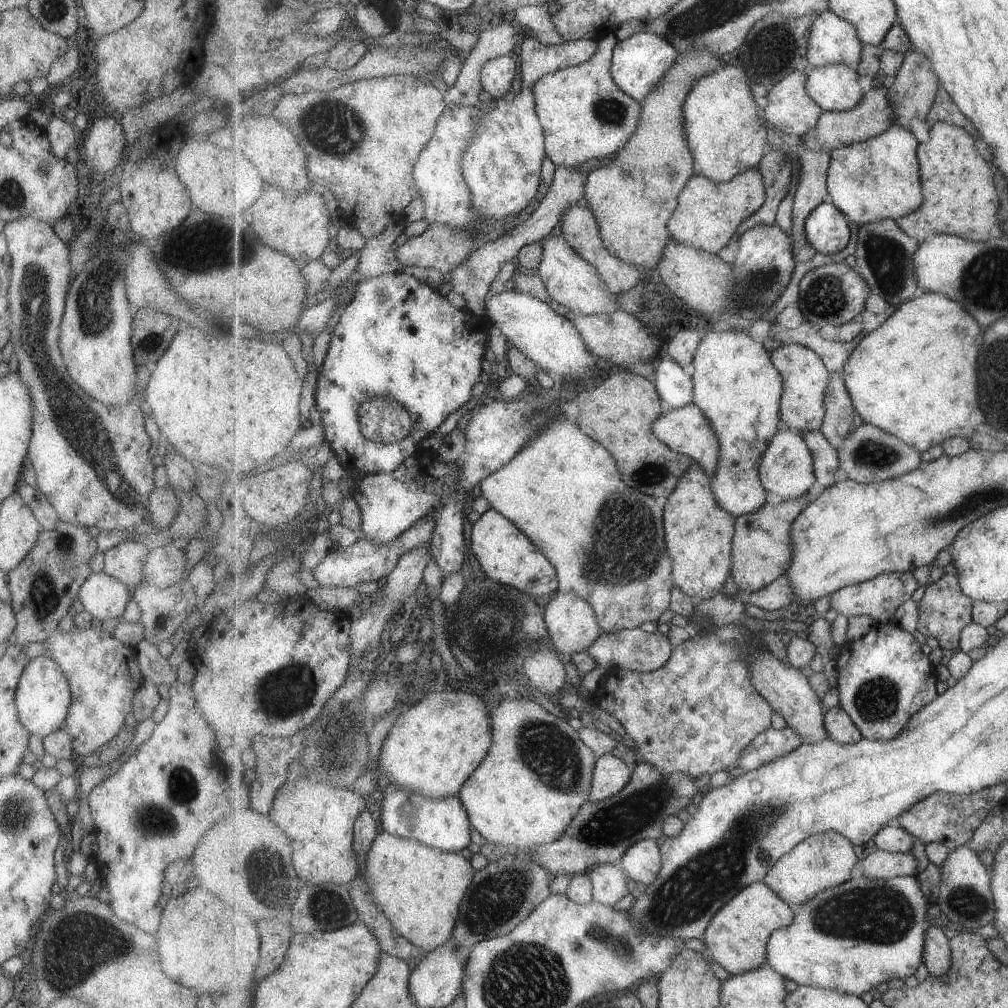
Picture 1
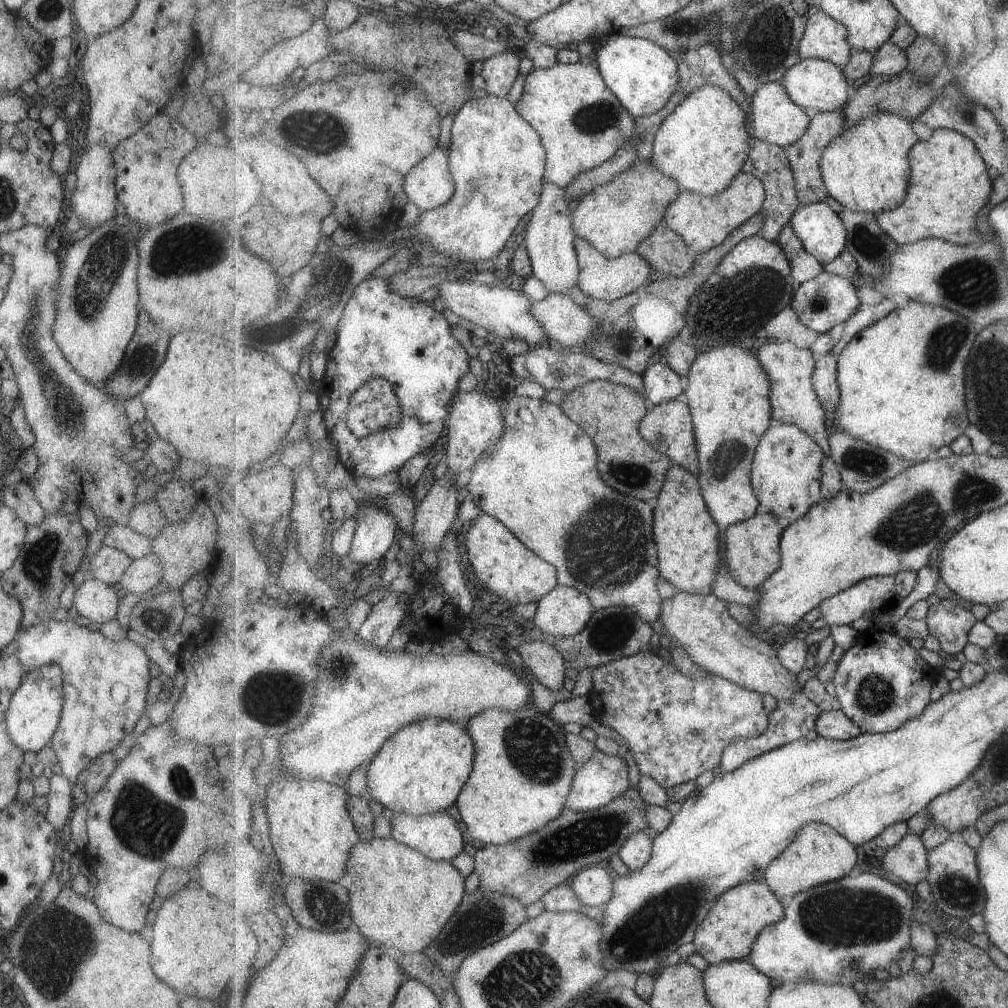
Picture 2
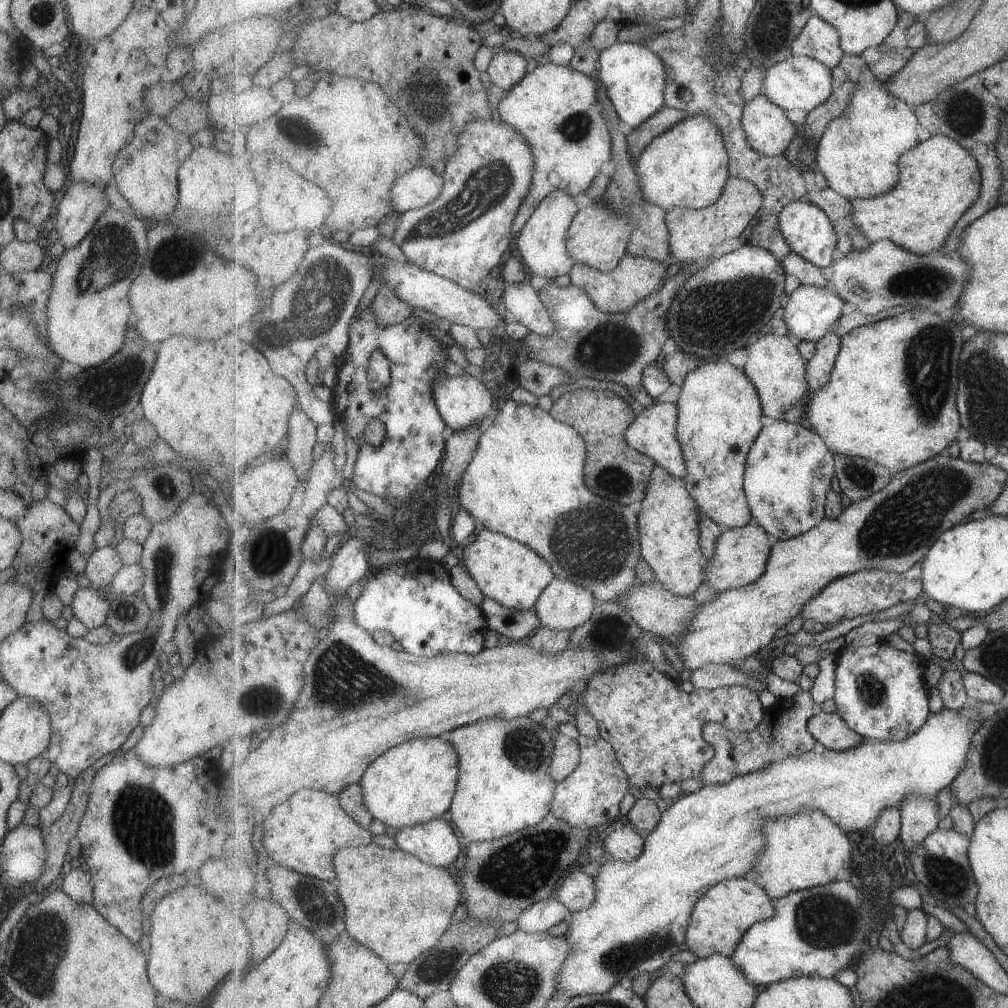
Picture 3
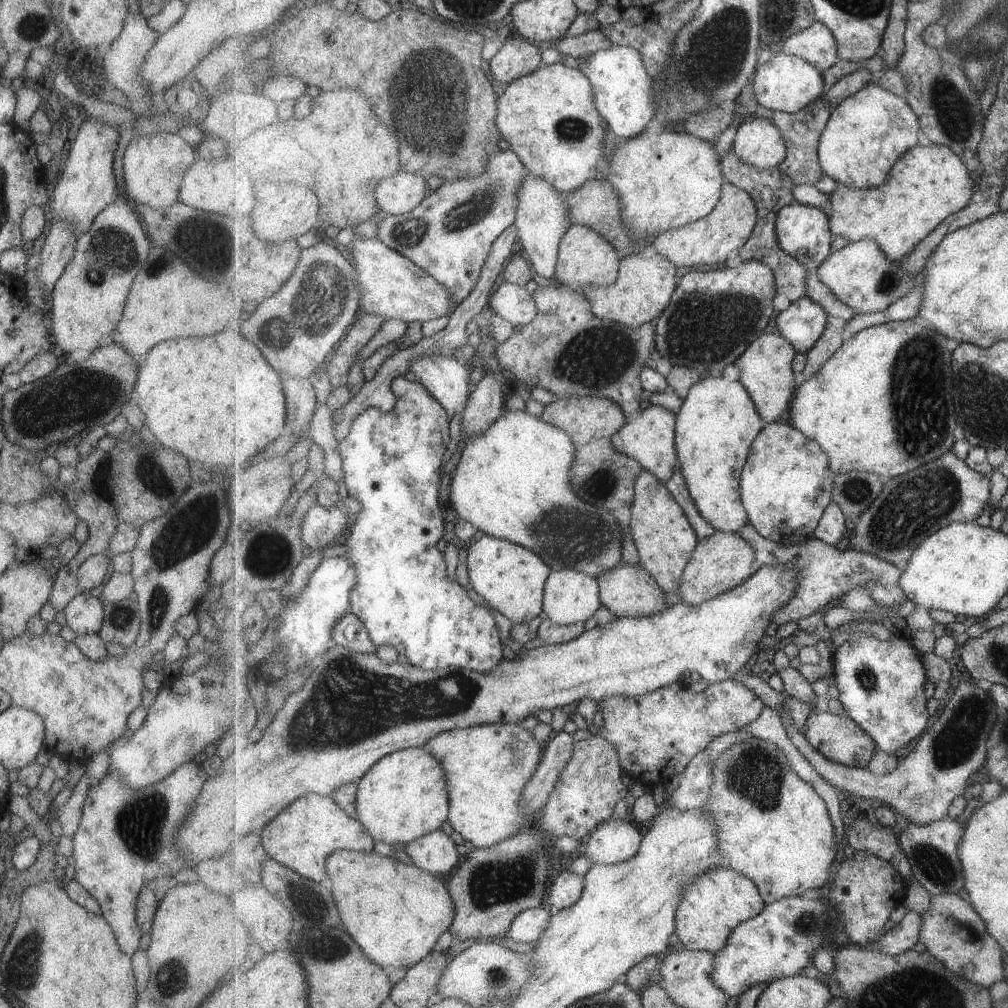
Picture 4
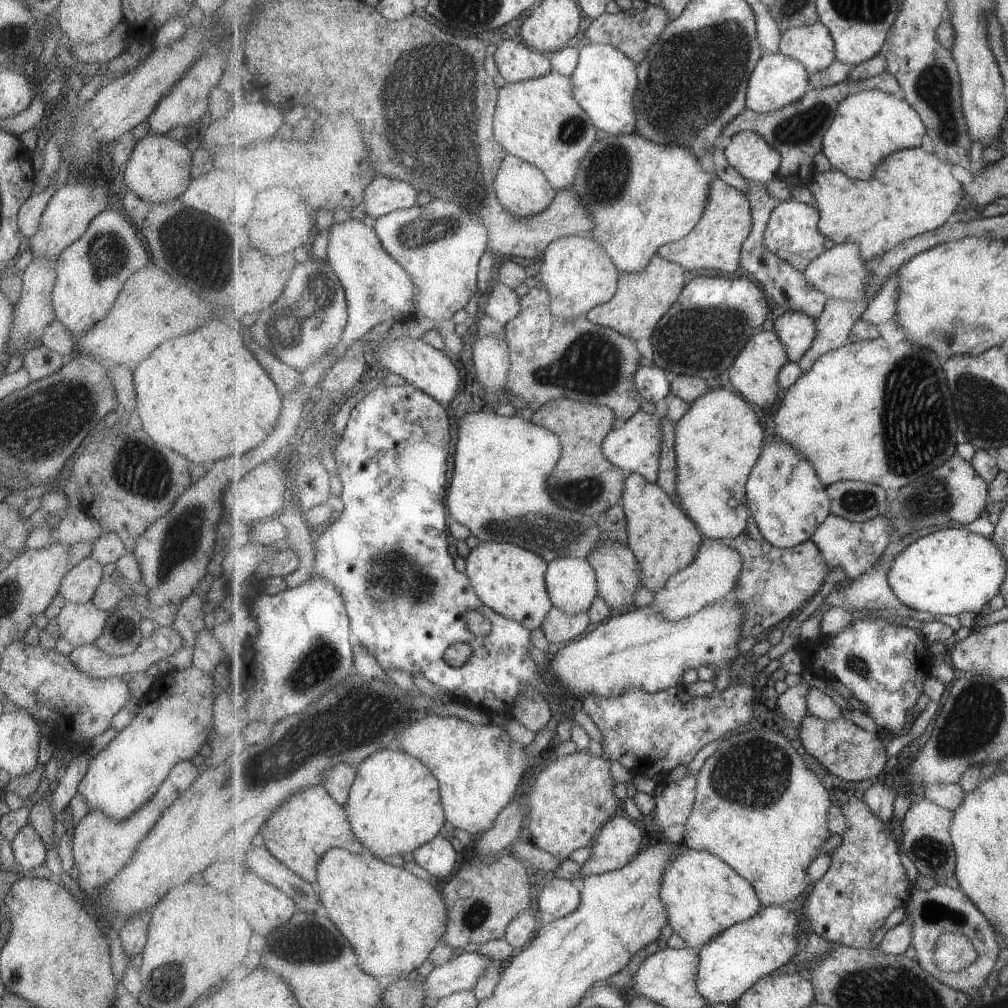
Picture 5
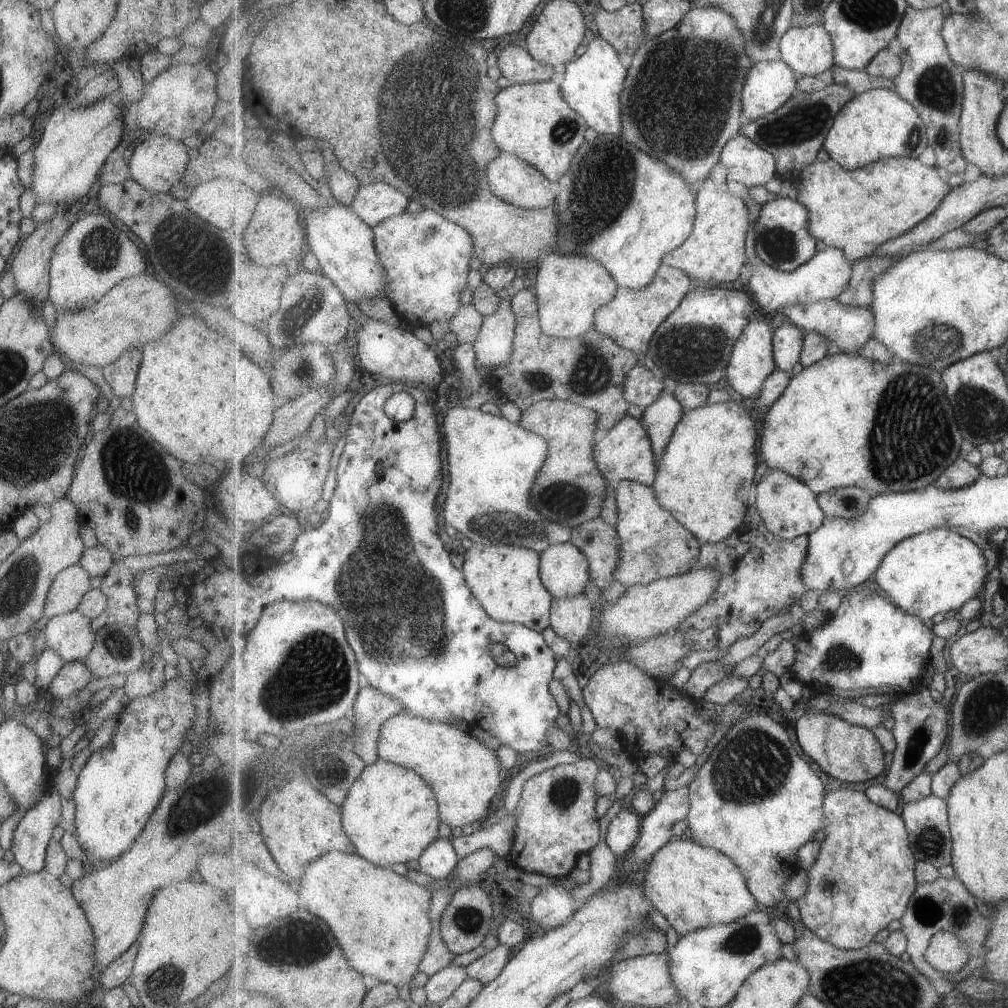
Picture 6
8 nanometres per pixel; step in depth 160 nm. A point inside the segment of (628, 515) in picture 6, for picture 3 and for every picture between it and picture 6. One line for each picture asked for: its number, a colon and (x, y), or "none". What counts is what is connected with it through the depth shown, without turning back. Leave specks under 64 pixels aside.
3: (668, 523)
4: (666, 539)
5: (665, 541)

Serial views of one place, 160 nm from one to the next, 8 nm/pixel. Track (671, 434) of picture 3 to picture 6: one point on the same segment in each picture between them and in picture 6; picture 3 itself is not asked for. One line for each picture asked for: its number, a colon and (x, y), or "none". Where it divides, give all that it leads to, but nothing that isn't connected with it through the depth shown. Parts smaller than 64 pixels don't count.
4: (650, 438)
5: (636, 447)
6: (626, 452)

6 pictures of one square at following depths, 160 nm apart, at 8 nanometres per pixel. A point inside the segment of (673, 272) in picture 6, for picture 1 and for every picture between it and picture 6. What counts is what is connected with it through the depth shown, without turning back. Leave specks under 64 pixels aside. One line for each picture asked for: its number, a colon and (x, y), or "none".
1: (580, 226)
2: (609, 280)
3: (636, 278)
4: (645, 286)
5: (643, 298)

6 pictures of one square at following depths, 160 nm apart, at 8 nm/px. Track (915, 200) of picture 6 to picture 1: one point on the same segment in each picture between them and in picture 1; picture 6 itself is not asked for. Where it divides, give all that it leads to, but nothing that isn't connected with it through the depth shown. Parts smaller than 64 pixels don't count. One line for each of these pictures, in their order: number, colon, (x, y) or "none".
1: (962, 194)
2: (950, 185)
3: (940, 180)
4: (928, 184)
5: (912, 191)

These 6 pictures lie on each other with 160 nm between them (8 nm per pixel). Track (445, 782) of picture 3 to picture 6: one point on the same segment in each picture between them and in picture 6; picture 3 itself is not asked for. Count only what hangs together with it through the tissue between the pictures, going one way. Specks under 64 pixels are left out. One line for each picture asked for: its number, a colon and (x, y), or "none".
4: (405, 795)
5: (395, 806)
6: (391, 813)

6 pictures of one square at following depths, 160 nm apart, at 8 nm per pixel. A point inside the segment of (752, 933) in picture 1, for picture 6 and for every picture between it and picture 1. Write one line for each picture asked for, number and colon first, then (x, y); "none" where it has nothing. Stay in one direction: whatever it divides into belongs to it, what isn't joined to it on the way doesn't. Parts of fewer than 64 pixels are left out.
2: (729, 932)
3: (721, 918)
4: (713, 905)
5: (704, 896)
6: (694, 887)

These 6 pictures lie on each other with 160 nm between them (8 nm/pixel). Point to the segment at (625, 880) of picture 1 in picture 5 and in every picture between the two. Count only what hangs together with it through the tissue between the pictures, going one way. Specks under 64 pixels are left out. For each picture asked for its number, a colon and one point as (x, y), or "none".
2: (594, 885)
3: (577, 890)
4: (567, 889)
5: (560, 897)

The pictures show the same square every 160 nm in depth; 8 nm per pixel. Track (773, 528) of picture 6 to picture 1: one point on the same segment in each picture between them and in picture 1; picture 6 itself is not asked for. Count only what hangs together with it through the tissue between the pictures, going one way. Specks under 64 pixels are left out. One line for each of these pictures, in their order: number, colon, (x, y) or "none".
1: (787, 468)
2: (787, 473)
3: (790, 470)
4: (788, 483)
5: (787, 497)

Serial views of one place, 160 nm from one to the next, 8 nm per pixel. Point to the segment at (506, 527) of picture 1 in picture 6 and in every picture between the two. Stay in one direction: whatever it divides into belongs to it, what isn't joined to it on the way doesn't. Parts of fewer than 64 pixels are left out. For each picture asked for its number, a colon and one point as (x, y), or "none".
2: (508, 568)
3: (511, 573)
4: (511, 578)
5: (510, 579)
6: (507, 579)

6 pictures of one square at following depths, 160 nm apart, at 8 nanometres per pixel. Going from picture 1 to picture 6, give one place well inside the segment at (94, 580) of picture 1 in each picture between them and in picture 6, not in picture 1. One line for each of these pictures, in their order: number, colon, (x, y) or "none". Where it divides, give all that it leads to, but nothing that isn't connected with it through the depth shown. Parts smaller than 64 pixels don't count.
2: (97, 602)
3: (88, 606)
4: (83, 613)
5: (79, 623)
6: (70, 635)

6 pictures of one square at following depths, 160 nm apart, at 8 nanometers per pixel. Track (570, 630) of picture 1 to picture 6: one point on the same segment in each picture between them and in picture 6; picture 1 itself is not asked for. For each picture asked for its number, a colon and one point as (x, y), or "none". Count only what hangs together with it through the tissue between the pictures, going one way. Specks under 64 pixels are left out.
2: (565, 611)
3: (564, 605)
4: (570, 596)
5: (572, 582)
6: (565, 569)

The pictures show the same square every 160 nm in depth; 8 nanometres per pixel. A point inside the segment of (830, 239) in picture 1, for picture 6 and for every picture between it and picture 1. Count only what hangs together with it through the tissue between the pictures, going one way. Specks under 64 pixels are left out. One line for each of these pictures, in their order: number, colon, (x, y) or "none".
2: (822, 233)
3: (809, 231)
4: (804, 231)
5: (793, 234)
6: (783, 240)

